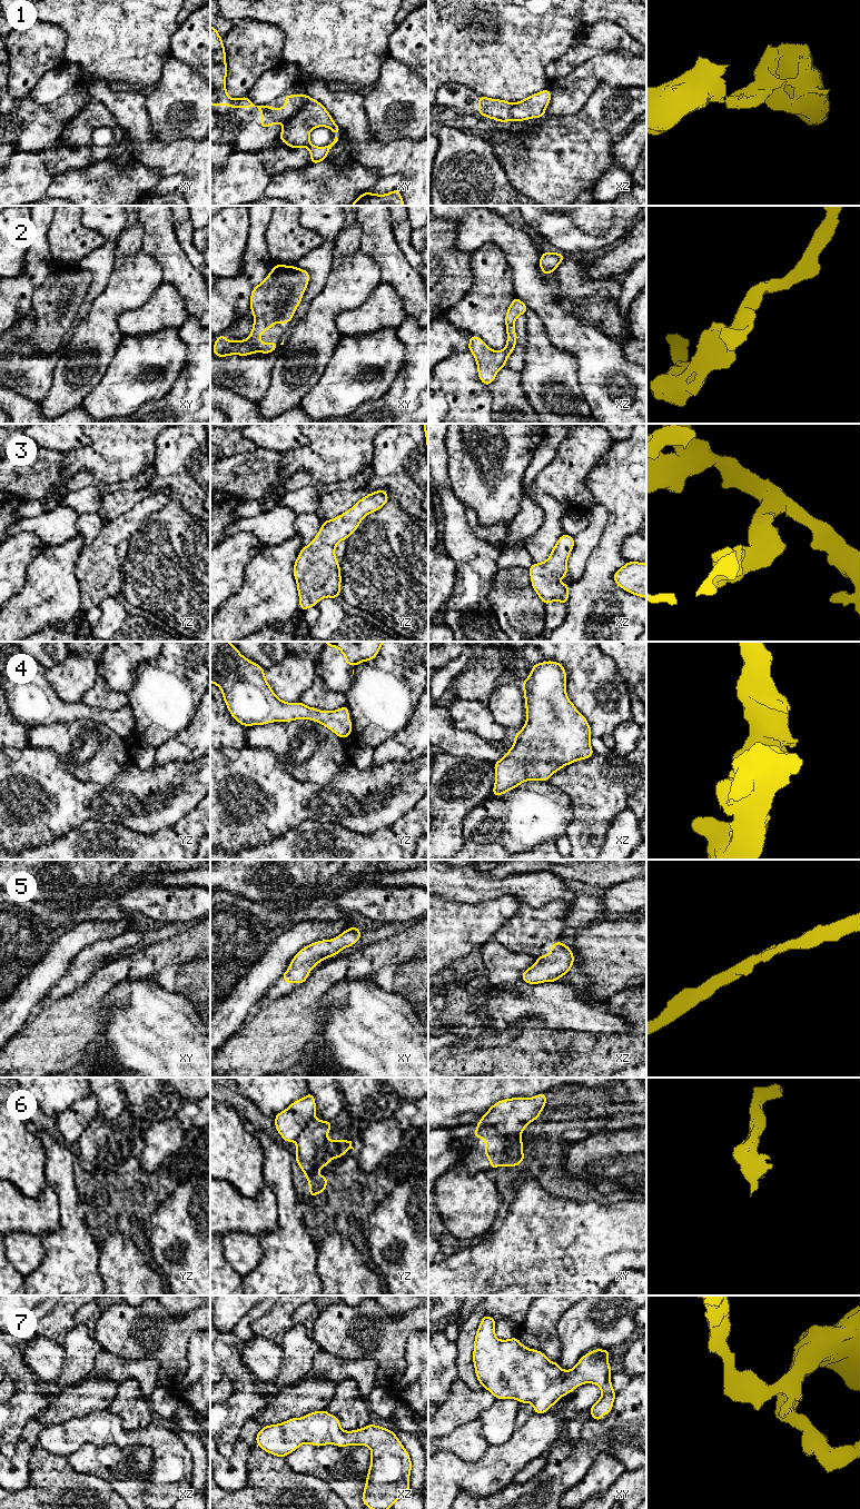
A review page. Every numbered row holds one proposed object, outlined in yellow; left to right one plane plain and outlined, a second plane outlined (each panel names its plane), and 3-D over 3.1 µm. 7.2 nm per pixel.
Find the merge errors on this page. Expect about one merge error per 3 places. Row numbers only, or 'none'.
1, 6

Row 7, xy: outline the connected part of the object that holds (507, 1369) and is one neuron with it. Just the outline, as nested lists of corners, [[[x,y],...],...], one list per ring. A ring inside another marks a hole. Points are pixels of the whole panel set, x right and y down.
[[[491,1316],[482,1317],[474,1341],[473,1363],[478,1382],[496,1399],[512,1398],[521,1403],[530,1402],[534,1407],[534,1413],[543,1414],[579,1386],[594,1383],[602,1390],[602,1396],[591,1407],[591,1417],[601,1421],[603,1414],[611,1412],[616,1396],[611,1383],[612,1371],[609,1363],[611,1350],[592,1350],[584,1354],[573,1369],[562,1370],[558,1362],[552,1362],[538,1350],[526,1348],[517,1337],[507,1340],[497,1339],[495,1323],[495,1319]]]

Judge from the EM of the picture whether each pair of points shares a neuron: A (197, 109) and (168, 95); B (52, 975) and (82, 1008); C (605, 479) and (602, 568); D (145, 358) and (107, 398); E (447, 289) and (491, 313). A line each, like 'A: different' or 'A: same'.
A: same
B: different
C: same
D: same
E: different

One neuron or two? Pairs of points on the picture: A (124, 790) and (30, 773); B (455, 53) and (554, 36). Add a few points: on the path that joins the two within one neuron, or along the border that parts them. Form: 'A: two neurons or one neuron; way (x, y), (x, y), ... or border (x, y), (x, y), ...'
A: one neuron; way (100, 794), (53, 794)
B: one neuron; way (480, 49), (501, 47), (507, 40), (530, 40)

